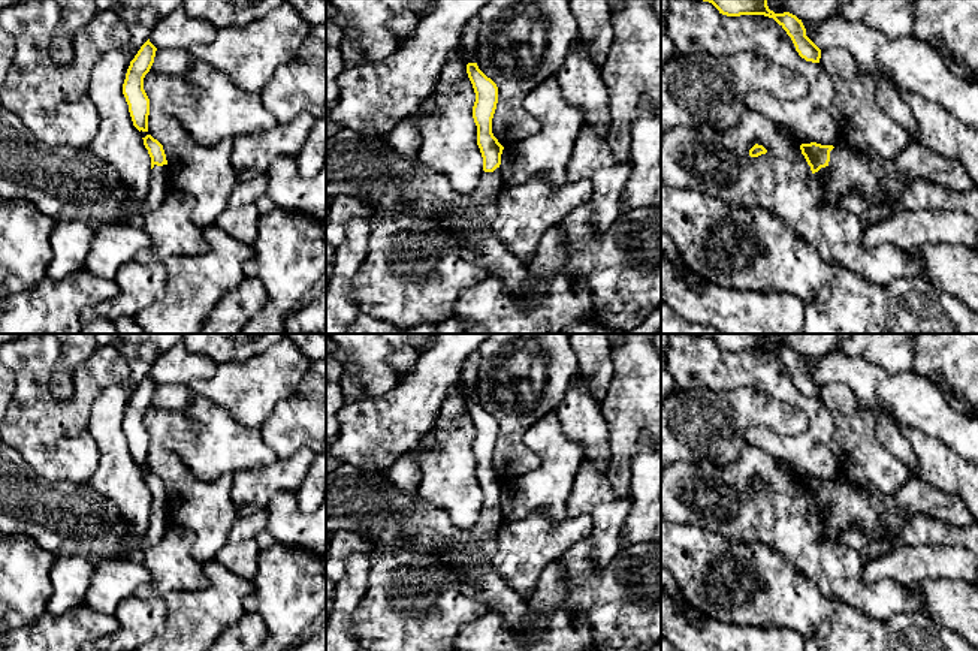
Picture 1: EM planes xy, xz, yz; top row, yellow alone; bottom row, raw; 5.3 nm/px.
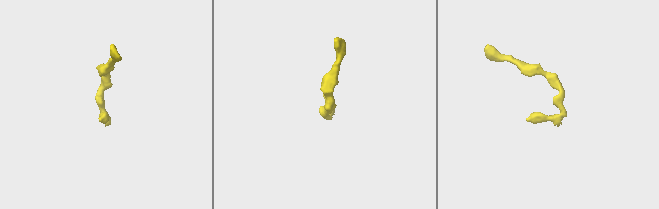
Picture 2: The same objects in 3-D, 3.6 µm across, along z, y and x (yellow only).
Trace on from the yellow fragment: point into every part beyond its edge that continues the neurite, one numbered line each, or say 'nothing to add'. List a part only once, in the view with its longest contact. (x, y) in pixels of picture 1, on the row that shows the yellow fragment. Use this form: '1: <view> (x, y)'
1: yz (880, 181)

